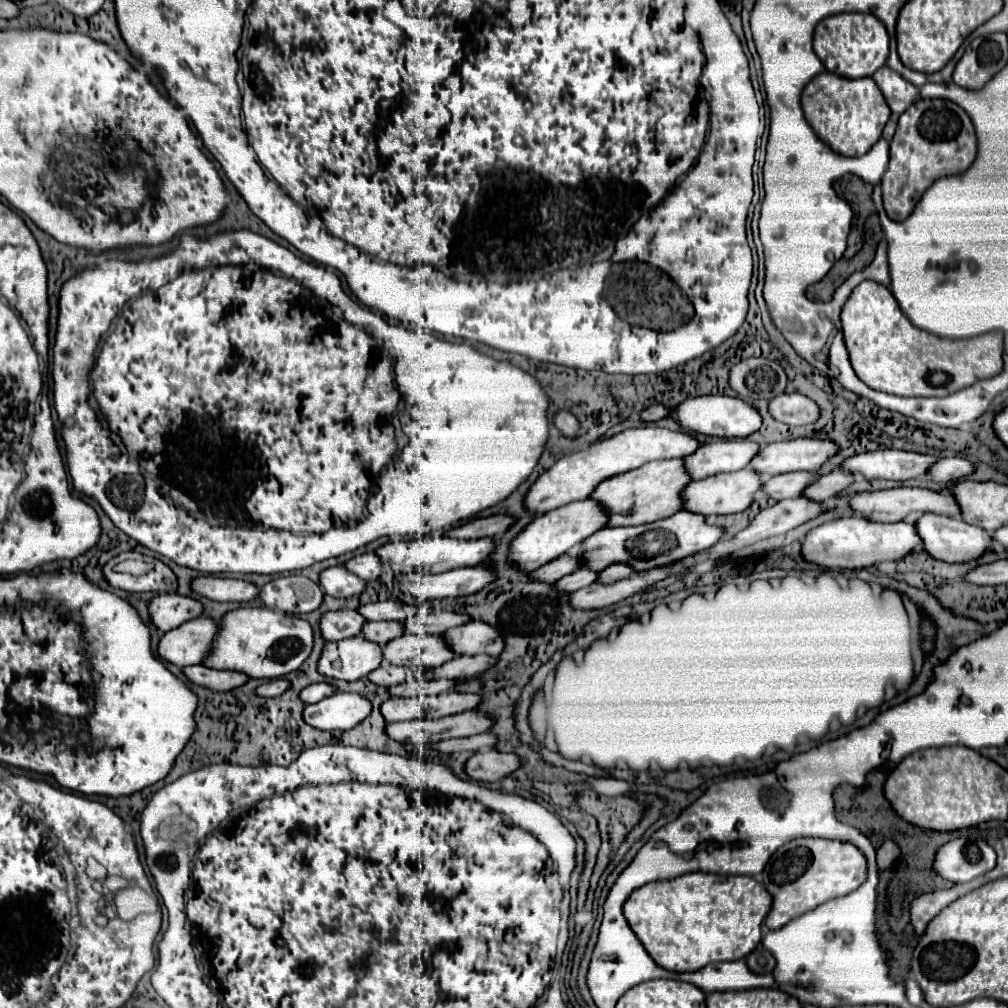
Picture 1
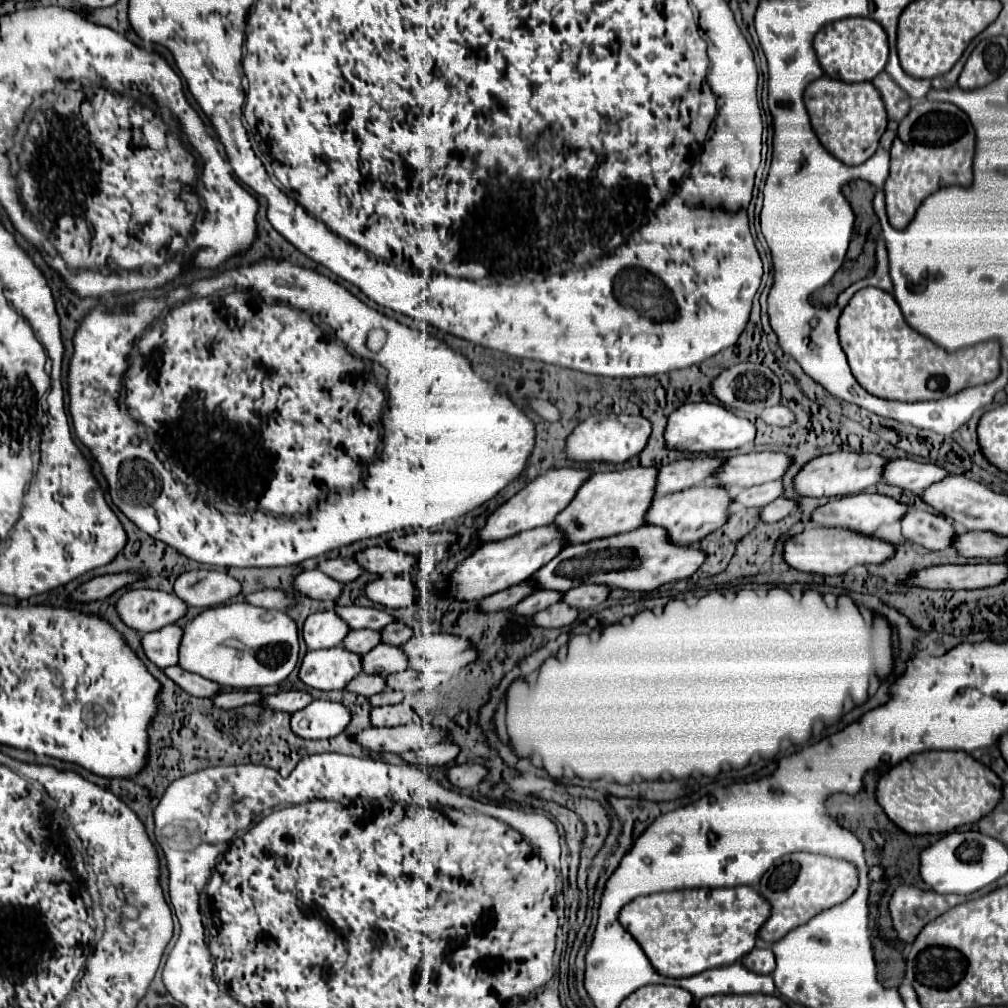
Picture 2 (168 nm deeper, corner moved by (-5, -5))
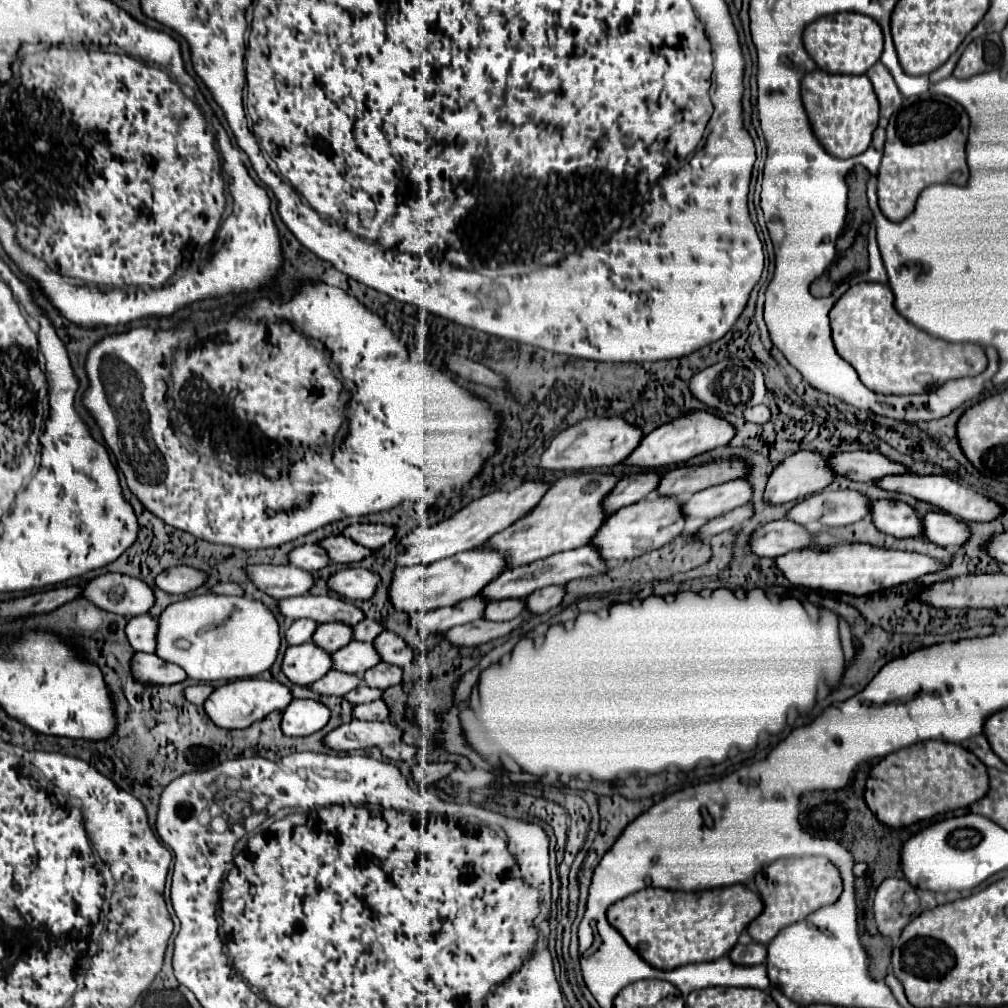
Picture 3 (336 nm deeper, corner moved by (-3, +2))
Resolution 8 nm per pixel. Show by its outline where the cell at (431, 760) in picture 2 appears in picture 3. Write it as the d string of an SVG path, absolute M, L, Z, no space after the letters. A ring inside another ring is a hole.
M393 744L387 750L383 750L383 756L391 760L405 760L405 758L415 758L419 754L419 746L409 746L409 744Z

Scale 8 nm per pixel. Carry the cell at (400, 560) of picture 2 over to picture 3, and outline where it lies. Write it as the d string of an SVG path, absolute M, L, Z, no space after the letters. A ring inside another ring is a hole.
M329 536L327 540L319 542L327 554L331 556L333 562L339 562L339 564L351 564L351 562L361 562L365 560L367 556L373 554L373 550L365 548L365 546L359 546L357 542L353 542L351 538L347 536Z

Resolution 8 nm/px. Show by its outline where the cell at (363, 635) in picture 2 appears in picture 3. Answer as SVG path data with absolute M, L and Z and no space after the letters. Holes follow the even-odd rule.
M321 624L319 632L315 632L313 642L323 646L327 652L337 652L353 642L353 628L347 624Z

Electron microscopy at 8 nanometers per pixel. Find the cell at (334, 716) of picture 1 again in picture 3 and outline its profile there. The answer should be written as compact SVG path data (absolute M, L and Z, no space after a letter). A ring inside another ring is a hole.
M297 698L283 712L281 730L287 736L309 736L313 732L319 732L329 722L329 718L331 710L323 702Z

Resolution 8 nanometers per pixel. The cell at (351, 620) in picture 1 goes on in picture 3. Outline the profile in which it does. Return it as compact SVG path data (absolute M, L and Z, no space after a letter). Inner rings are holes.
M299 618L289 626L289 630L285 632L285 638L289 644L305 644L313 640L313 634L317 628L319 628L319 622L311 618Z

